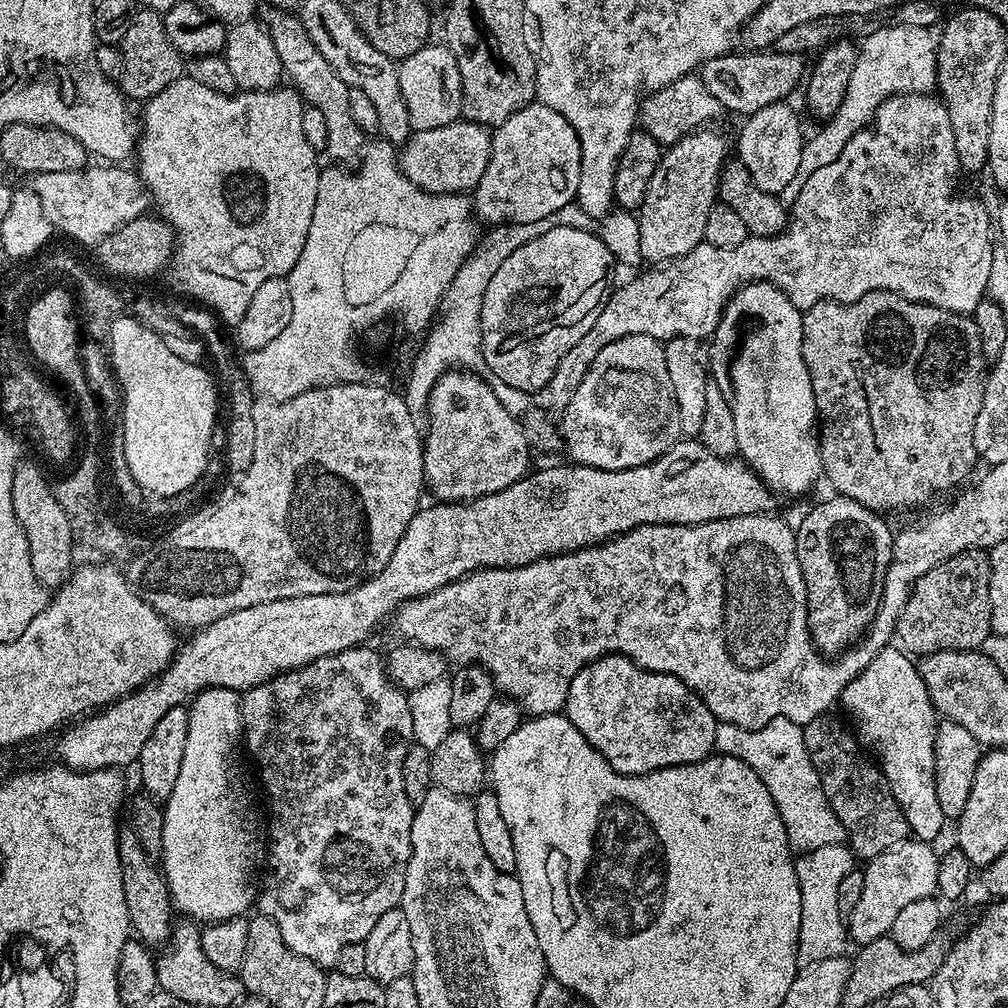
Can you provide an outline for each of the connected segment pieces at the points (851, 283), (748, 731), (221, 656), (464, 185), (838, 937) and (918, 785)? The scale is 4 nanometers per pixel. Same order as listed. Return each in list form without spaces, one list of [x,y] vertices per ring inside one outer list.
[[[932,94],[890,97],[879,106],[871,125],[855,133],[846,142],[846,146],[837,160],[832,165],[815,171],[803,184],[802,192],[798,194],[797,200],[790,205],[788,223],[783,232],[779,232],[777,236],[749,236],[746,242],[742,242],[742,246],[734,246],[730,250],[722,250],[718,246],[710,246],[702,242],[697,248],[690,250],[690,254],[680,257],[679,260],[669,262],[663,267],[653,267],[648,270],[652,272],[644,272],[641,276],[634,277],[629,284],[622,285],[591,317],[586,334],[582,334],[582,338],[578,342],[574,342],[574,346],[570,346],[570,350],[562,358],[562,362],[558,362],[558,370],[546,389],[549,406],[556,408],[556,410],[562,410],[566,407],[570,402],[572,392],[582,382],[582,378],[588,367],[594,362],[594,358],[598,358],[600,351],[606,346],[610,346],[610,342],[618,342],[622,338],[634,334],[646,334],[661,342],[673,340],[676,336],[685,336],[701,342],[707,341],[714,334],[714,330],[720,321],[720,315],[724,312],[724,307],[746,284],[767,282],[774,285],[775,288],[781,288],[788,295],[794,307],[801,310],[814,306],[820,300],[836,300],[839,304],[849,304],[871,292],[897,292],[899,296],[904,296],[908,300],[915,300],[917,304],[932,304],[934,307],[947,312],[975,313],[976,307],[986,299],[988,290],[987,282],[990,279],[991,260],[994,253],[994,224],[990,219],[990,212],[988,216],[987,210],[978,201],[971,200],[968,196],[959,196],[956,193],[956,172],[959,173],[960,171],[958,154],[954,146],[954,130],[950,126],[950,116],[946,114],[944,101]]]
[[[779,716],[766,722],[766,726],[761,728],[739,728],[733,724],[717,723],[714,742],[715,751],[719,755],[733,756],[746,762],[746,766],[750,766],[750,770],[754,770],[754,774],[762,778],[766,790],[769,788],[822,789],[822,782],[816,784],[818,770],[814,770],[814,762],[810,762],[803,727],[786,718]]]
[[[696,438],[681,439],[651,464],[637,468],[611,472],[588,468],[584,464],[567,467],[533,471],[506,490],[477,500],[436,502],[433,508],[421,507],[414,518],[410,518],[398,546],[394,546],[390,562],[386,562],[384,569],[375,576],[363,580],[350,590],[284,598],[246,610],[234,610],[234,614],[222,614],[222,618],[193,631],[189,644],[179,645],[176,657],[159,678],[145,684],[137,692],[115,700],[95,714],[85,715],[79,722],[65,727],[64,737],[56,748],[60,755],[59,763],[77,772],[93,772],[99,768],[120,770],[123,764],[135,765],[142,754],[142,746],[146,746],[146,738],[150,738],[150,734],[154,734],[154,726],[162,722],[162,714],[187,705],[193,696],[204,689],[233,688],[243,693],[282,672],[292,672],[295,668],[312,664],[318,658],[347,652],[350,648],[363,645],[367,641],[364,639],[387,616],[389,619],[400,605],[452,584],[481,568],[517,568],[547,556],[563,556],[566,552],[577,552],[579,548],[602,544],[613,536],[641,528],[644,524],[705,524],[739,516],[759,517],[773,511],[772,489],[743,460],[716,456]]]
[[[461,118],[434,130],[413,131],[399,149],[398,163],[404,177],[424,192],[435,196],[468,194],[482,178],[491,149],[492,132],[485,125]]]
[[[837,846],[797,855],[795,861],[798,890],[802,890],[802,926],[798,930],[797,961],[807,966],[835,956],[844,956],[844,943],[847,945],[850,937],[838,910],[838,886],[842,878],[846,878],[846,874],[857,867],[857,857],[847,847]]]
[[[899,647],[884,648],[858,678],[844,687],[838,704],[856,723],[857,741],[866,746],[869,753],[876,752],[875,759],[884,771],[886,782],[890,782],[898,806],[902,806],[909,833],[917,840],[936,842],[940,831],[946,827],[934,790],[934,738],[938,713],[930,702],[917,661]]]

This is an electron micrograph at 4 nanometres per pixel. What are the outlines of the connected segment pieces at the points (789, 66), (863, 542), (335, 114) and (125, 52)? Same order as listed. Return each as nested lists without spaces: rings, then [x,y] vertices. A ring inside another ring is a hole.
[[[752,50],[749,56],[729,54],[707,60],[698,69],[702,86],[718,98],[725,113],[737,112],[747,118],[762,110],[762,106],[781,103],[792,91],[801,87],[806,76],[805,57],[798,53],[782,53],[777,50]]]
[[[846,496],[833,497],[814,505],[795,529],[796,553],[806,582],[808,629],[817,652],[828,658],[848,651],[872,627],[882,602],[894,539],[883,515]]]
[[[268,8],[266,14],[268,14],[269,20],[267,23],[275,29],[272,32],[274,46],[278,49],[278,58],[282,58],[287,83],[295,88],[296,93],[304,99],[307,107],[321,112],[322,119],[326,121],[326,156],[332,159],[329,161],[340,166],[351,165],[348,164],[351,160],[359,161],[366,147],[366,134],[350,115],[348,84],[342,82],[342,78],[338,78],[334,66],[330,66],[330,62],[326,62],[326,58],[322,58],[322,54],[318,54],[318,46],[314,46],[314,42],[310,42],[306,30],[302,26],[302,22],[298,22],[298,18],[277,8]]]
[[[141,7],[132,13],[126,34],[120,39],[118,47],[122,54],[122,74],[118,87],[129,101],[147,102],[150,98],[162,94],[162,90],[166,90],[170,82],[185,75],[185,57],[181,56],[170,42],[163,15],[153,8]]]

